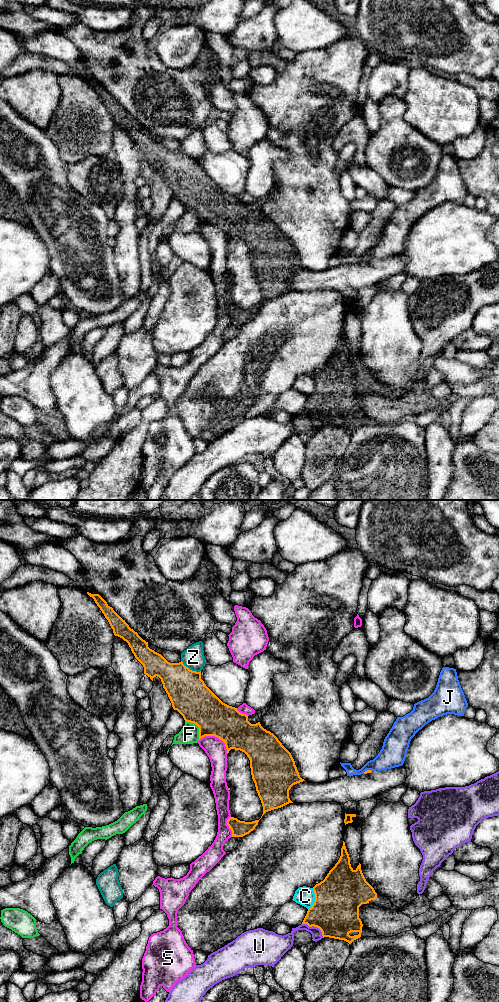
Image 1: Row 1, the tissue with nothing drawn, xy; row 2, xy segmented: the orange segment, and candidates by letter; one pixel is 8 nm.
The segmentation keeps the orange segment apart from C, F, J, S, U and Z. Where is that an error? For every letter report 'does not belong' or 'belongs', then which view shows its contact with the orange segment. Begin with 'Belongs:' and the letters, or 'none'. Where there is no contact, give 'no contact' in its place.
Belongs: none
C: does not belong | xy
F: does not belong | xy
J: does not belong | xy
S: does not belong | xy
U: does not belong | xy
Z: does not belong | xy

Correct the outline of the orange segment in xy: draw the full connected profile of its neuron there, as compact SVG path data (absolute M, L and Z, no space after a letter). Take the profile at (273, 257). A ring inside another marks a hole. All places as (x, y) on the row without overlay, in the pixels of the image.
M87 82L92 85L108 108L115 124L126 129L135 146L143 153L144 162L152 169L159 165L174 198L177 198L185 210L199 215L199 228L205 224L215 224L225 231L227 242L231 237L244 240L250 248L252 267L263 294L262 304L271 298L293 291L289 286L289 278L297 271L305 269L299 263L291 241L278 226L264 217L260 210L251 212L248 203L240 201L237 196L223 191L201 167L201 159L196 160L186 155L183 150L170 151L161 142L148 135L137 120L129 115L99 82Z

